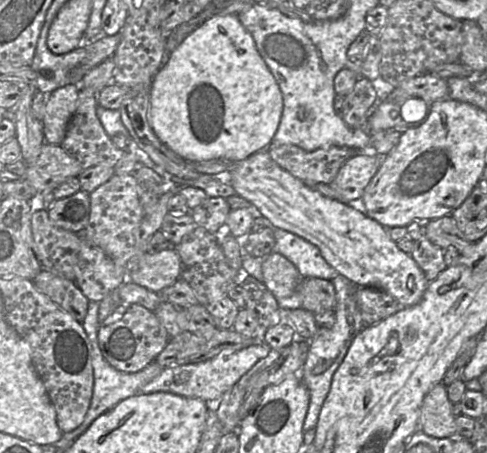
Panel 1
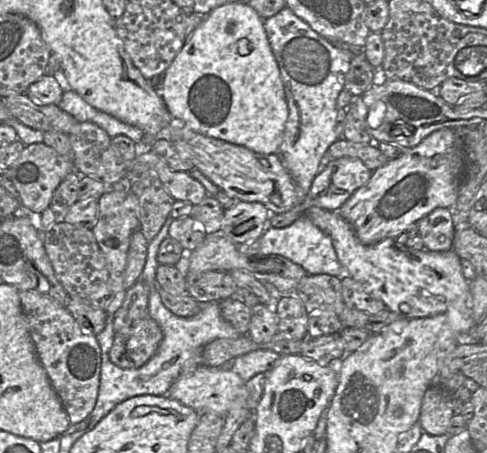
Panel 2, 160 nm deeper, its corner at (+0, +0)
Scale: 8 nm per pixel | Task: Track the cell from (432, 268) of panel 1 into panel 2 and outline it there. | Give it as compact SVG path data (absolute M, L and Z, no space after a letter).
M435 208L421 218L417 224L425 250L445 252L452 249L455 233L452 220L452 208Z

